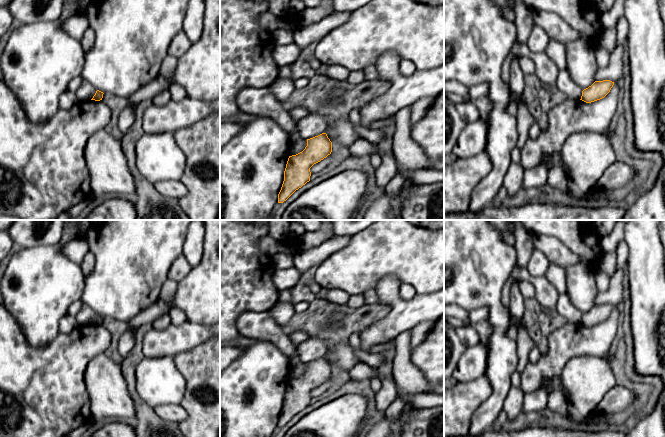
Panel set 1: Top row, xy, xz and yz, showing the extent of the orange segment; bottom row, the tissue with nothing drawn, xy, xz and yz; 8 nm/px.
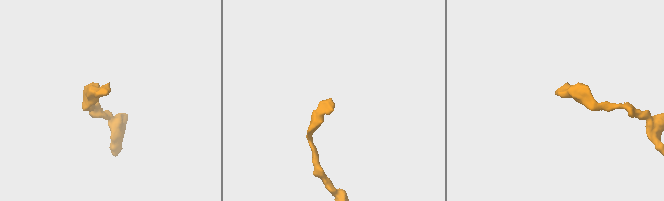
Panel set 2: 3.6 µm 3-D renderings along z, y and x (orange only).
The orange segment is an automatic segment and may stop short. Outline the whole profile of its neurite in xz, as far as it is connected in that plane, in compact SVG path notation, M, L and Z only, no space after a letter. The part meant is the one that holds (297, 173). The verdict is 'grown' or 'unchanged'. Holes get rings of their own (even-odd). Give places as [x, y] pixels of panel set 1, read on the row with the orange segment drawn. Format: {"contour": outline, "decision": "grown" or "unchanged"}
{"contour": "M326 133L307 139L305 149L289 156L284 181L278 194L278 203L286 201L296 190L310 181L310 168L332 152L332 142Z", "decision": "unchanged"}

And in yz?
{"contour": "M610 80L595 81L591 86L582 91L581 99L586 103L591 103L604 98L613 87L614 82Z", "decision": "unchanged"}

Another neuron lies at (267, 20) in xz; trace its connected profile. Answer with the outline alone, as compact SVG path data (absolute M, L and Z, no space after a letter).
M266 11L259 15L258 22L259 24L269 32L274 32L277 29L277 16L270 13L269 11Z

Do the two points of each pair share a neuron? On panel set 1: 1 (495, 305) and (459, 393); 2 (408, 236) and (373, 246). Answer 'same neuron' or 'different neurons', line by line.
1: different neurons
2: same neuron

